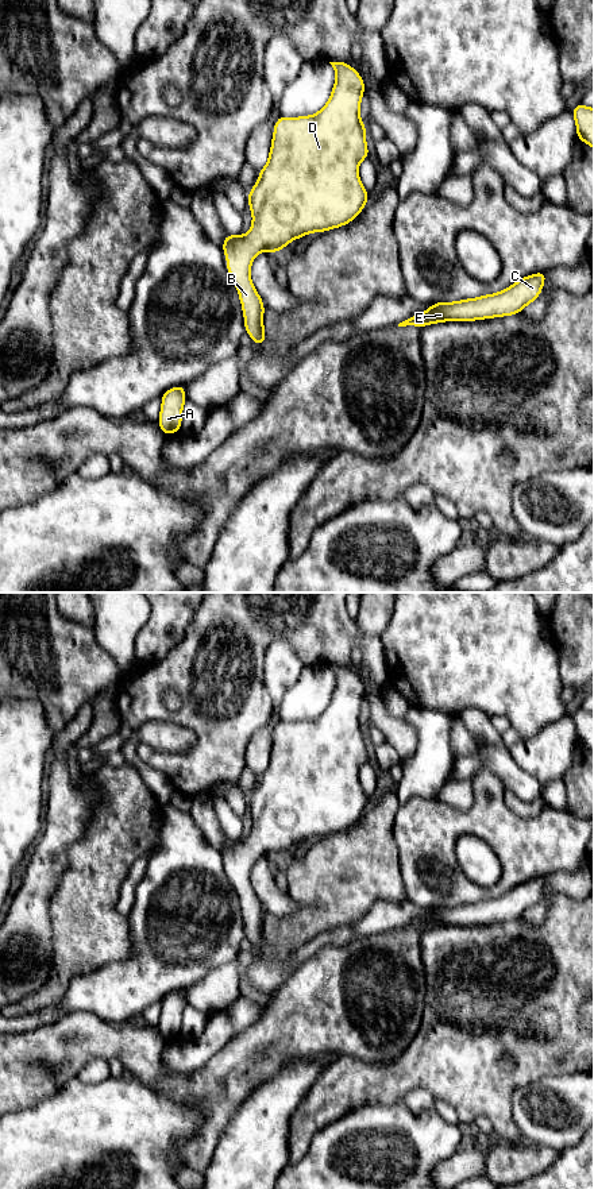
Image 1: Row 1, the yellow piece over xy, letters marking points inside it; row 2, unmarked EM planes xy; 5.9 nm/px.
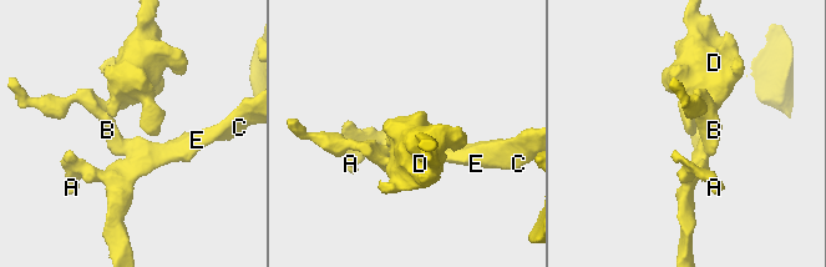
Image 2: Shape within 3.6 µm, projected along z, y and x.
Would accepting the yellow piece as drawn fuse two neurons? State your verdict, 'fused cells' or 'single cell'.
single cell

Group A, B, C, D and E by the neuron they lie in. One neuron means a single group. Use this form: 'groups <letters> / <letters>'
groups A B C D E

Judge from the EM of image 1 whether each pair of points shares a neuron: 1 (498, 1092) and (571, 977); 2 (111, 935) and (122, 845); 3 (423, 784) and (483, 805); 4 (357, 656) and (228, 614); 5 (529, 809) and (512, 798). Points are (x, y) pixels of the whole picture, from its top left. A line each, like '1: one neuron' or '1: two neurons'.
1: one neuron
2: one neuron
3: two neurons
4: two neurons
5: one neuron

